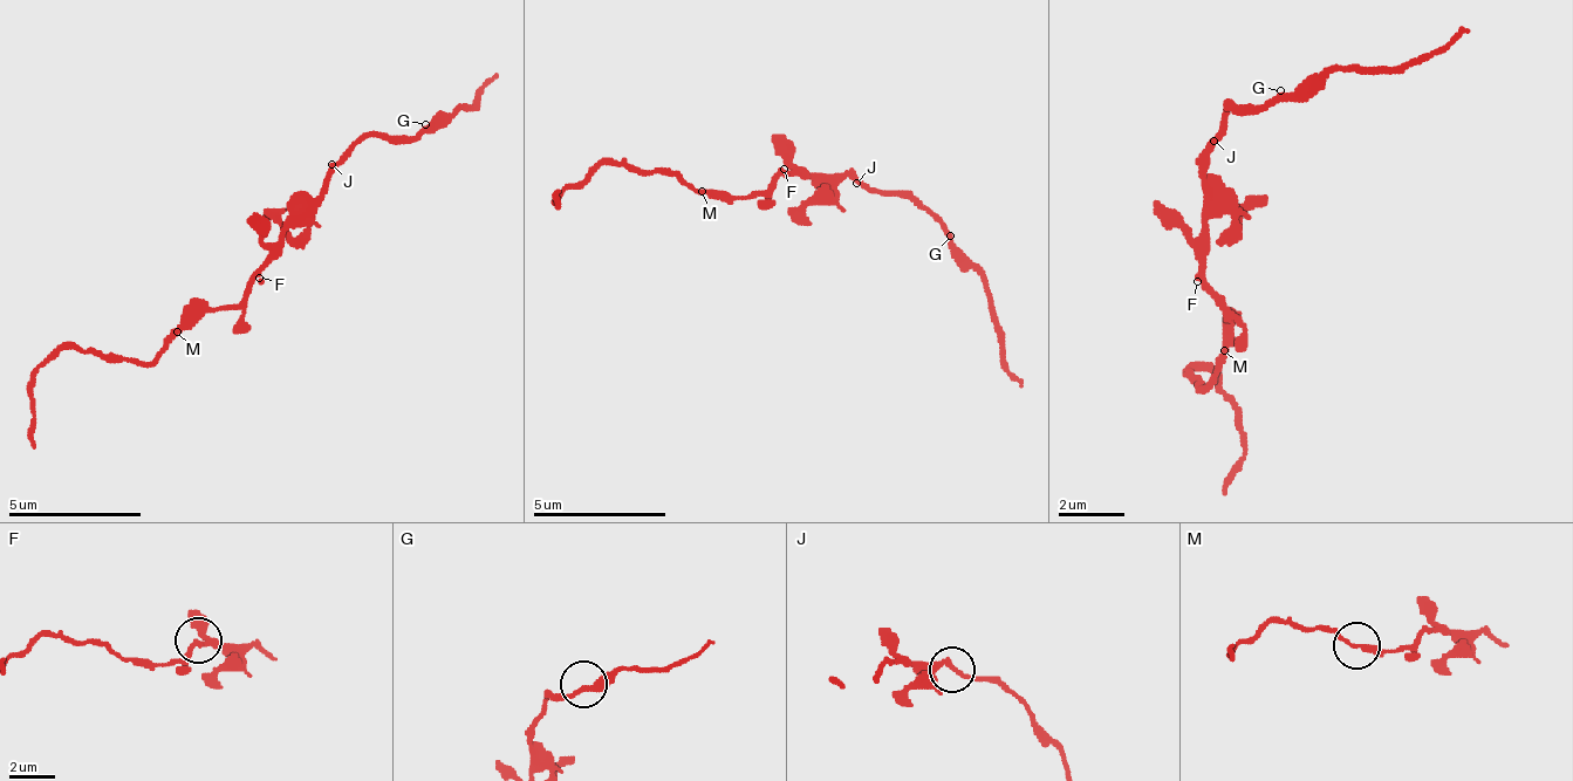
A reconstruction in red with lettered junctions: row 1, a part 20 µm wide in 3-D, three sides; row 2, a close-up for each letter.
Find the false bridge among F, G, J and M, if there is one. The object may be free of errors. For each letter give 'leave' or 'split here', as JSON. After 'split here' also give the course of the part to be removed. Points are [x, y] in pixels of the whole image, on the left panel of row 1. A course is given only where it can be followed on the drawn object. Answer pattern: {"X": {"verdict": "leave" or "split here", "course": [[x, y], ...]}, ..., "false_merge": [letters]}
{"F": {"verdict": "leave"}, "G": {"verdict": "leave"}, "J": {"verdict": "leave"}, "M": {"verdict": "leave"}, "false_merge": []}

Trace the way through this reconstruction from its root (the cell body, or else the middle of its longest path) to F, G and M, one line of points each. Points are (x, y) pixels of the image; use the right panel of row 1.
F: (1205, 248), (1205, 273), (1197, 281)
G: (1205, 248), (1205, 149), (1230, 108), (1264, 108), (1280, 90)
M: (1205, 248), (1205, 289), (1230, 315), (1230, 340), (1222, 348)

